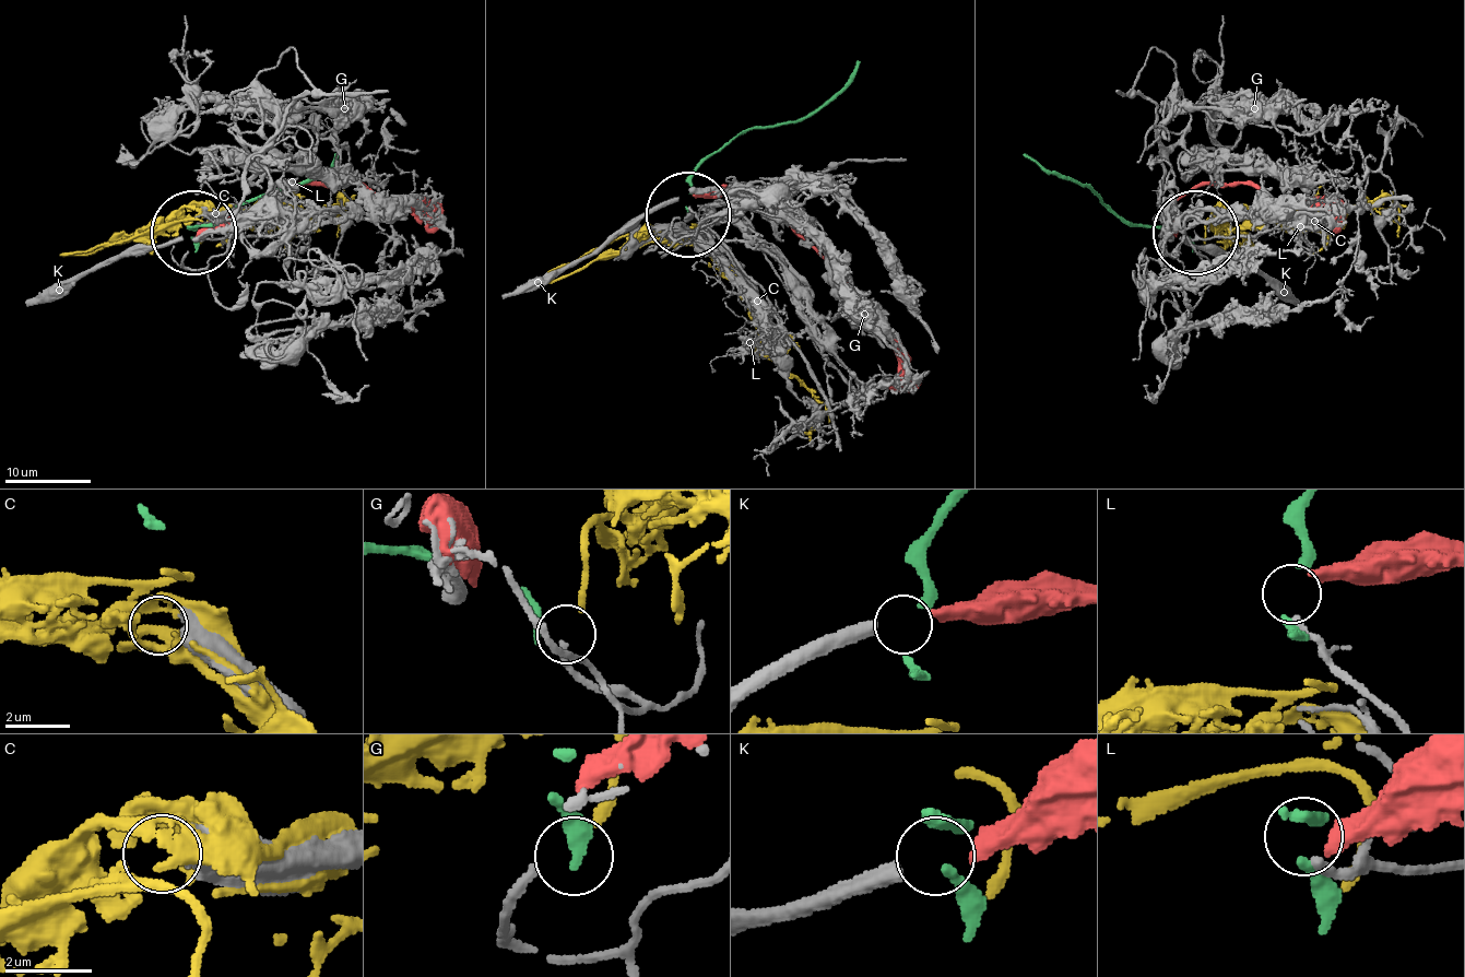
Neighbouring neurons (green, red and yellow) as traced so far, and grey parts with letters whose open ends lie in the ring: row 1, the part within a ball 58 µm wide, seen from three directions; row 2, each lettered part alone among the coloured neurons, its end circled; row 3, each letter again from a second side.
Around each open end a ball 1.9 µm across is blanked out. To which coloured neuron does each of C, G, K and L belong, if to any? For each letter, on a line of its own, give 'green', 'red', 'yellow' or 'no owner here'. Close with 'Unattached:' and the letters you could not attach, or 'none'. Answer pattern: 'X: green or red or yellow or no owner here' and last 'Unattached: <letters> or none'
C: no owner here
G: yellow
K: red
L: no owner here
Unattached: C, L

